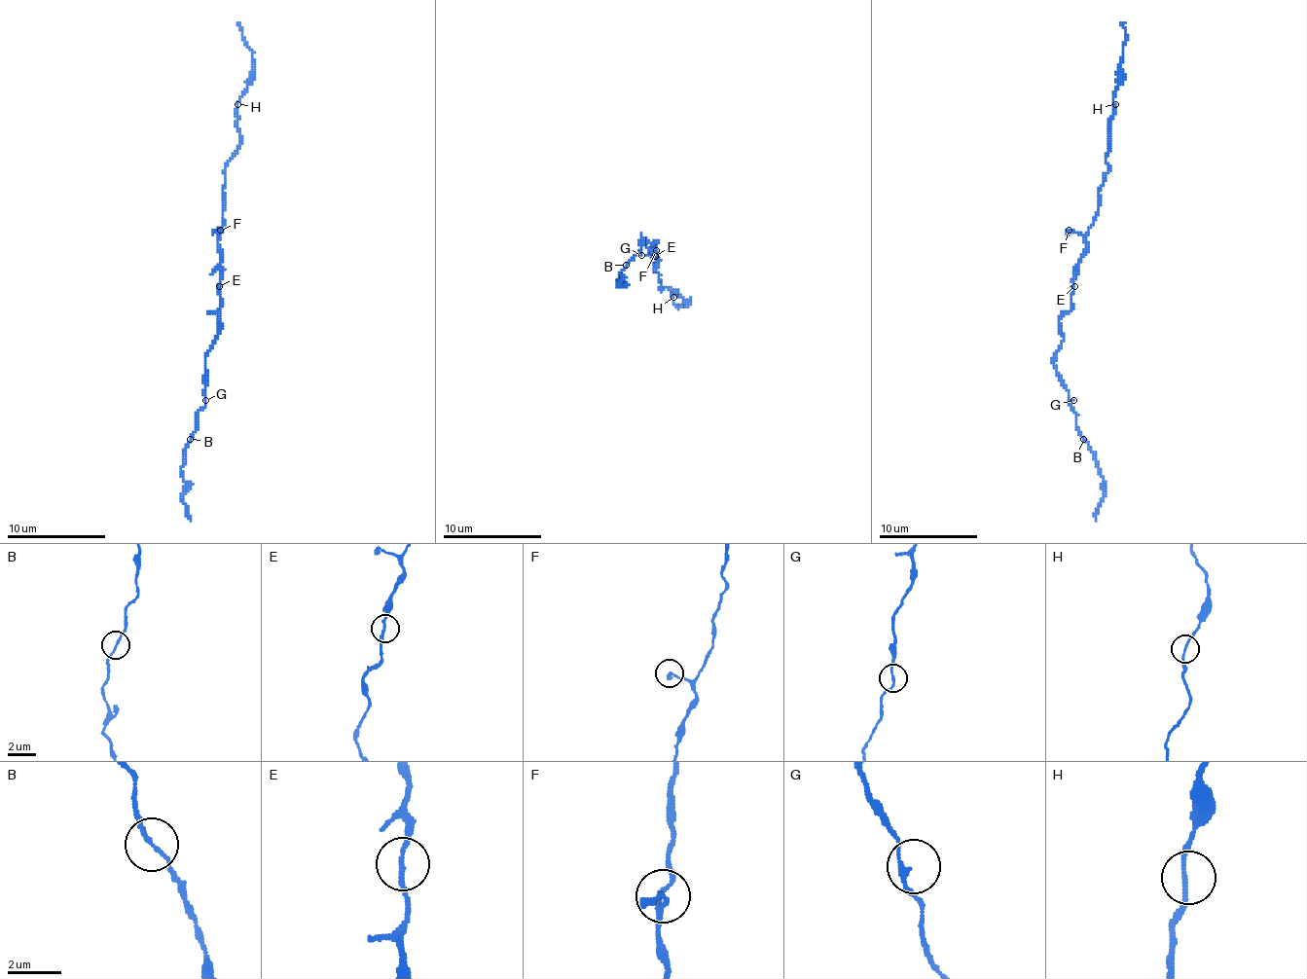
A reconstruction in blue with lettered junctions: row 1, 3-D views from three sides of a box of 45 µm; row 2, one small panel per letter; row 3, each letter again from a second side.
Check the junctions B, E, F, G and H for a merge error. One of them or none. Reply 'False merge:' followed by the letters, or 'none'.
False merge: none

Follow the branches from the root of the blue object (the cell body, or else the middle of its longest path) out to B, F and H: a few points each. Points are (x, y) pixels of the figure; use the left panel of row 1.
B: (220, 276), (218, 336), (205, 358), (205, 405), (198, 413), (198, 429), (191, 439)
F: (220, 276), (218, 247), (220, 230)
H: (220, 276), (218, 233), (223, 225), (225, 163), (239, 143), (237, 104)

